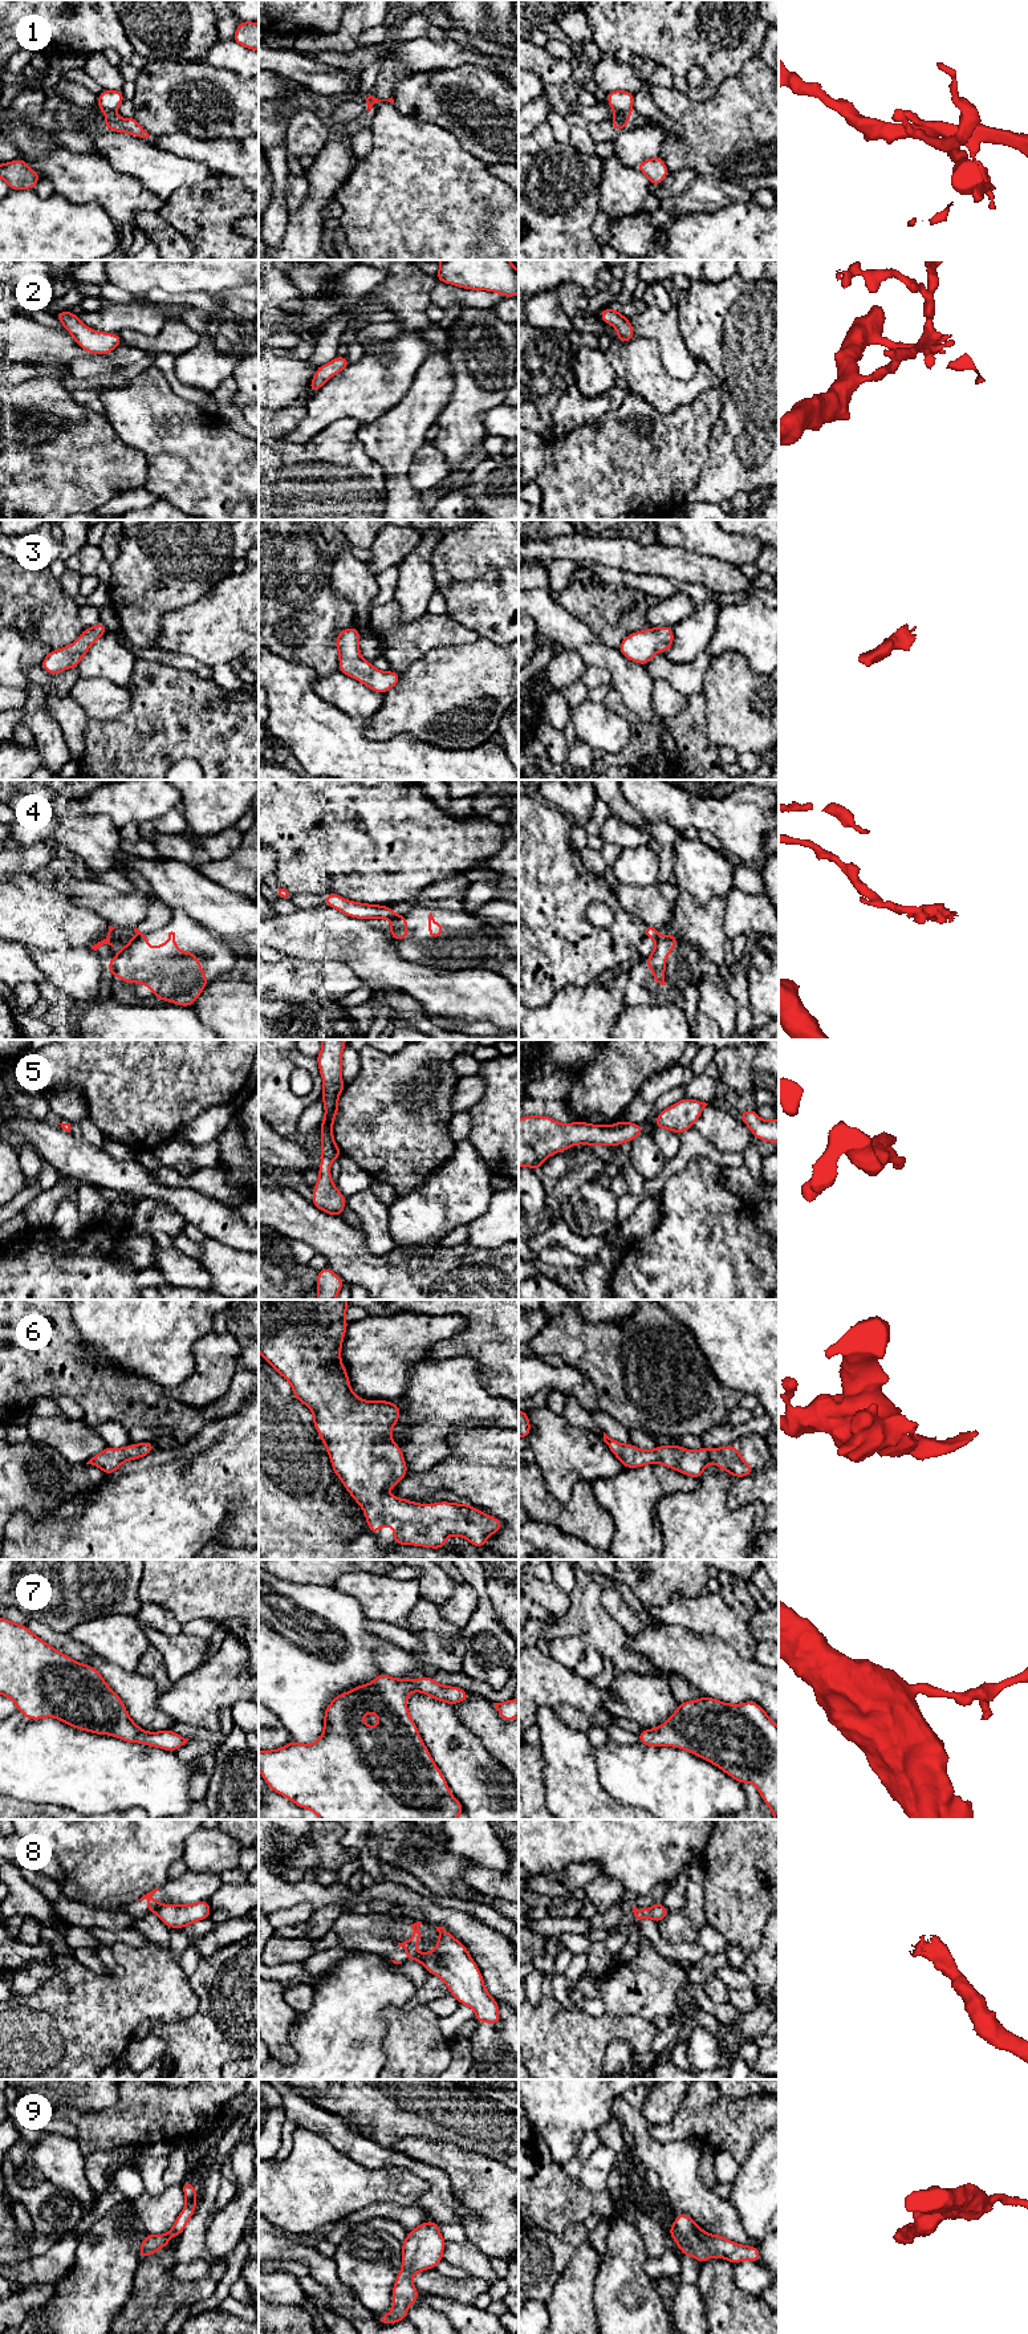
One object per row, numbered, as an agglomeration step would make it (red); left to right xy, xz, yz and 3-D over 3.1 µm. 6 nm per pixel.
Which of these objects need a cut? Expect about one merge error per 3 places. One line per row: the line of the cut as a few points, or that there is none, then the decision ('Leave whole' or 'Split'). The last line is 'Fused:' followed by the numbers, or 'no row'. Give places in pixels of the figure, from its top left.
1: Split along yz (616, 114), (626, 120). Split
2: No split. Leave whole
3: No split. Leave whole
4: Split along xz (395, 915), (390, 918). Split
5: No split. Leave whole
6: No split. Leave whole
7: No split. Leave whole
8: Split along xy (162, 1904), (155, 1911). Split
9: No split. Leave whole
Fused: 1, 4, 8

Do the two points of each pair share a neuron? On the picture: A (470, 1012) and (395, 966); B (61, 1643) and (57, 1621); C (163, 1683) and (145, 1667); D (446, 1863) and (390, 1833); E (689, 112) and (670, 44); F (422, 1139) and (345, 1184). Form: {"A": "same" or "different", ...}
{"A": "same", "B": "different", "C": "same", "D": "same", "E": "different", "F": "different"}

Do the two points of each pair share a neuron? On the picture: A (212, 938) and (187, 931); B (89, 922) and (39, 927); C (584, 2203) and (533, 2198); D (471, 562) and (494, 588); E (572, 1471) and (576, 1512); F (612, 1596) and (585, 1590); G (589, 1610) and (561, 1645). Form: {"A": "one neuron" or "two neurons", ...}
{"A": "one neuron", "B": "one neuron", "C": "one neuron", "D": "two neurons", "E": "two neurons", "F": "two neurons", "G": "two neurons"}

